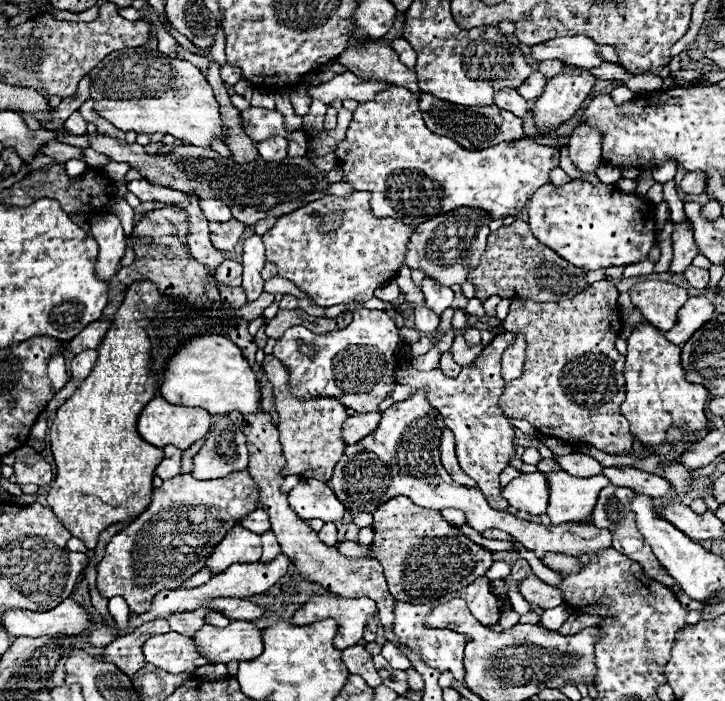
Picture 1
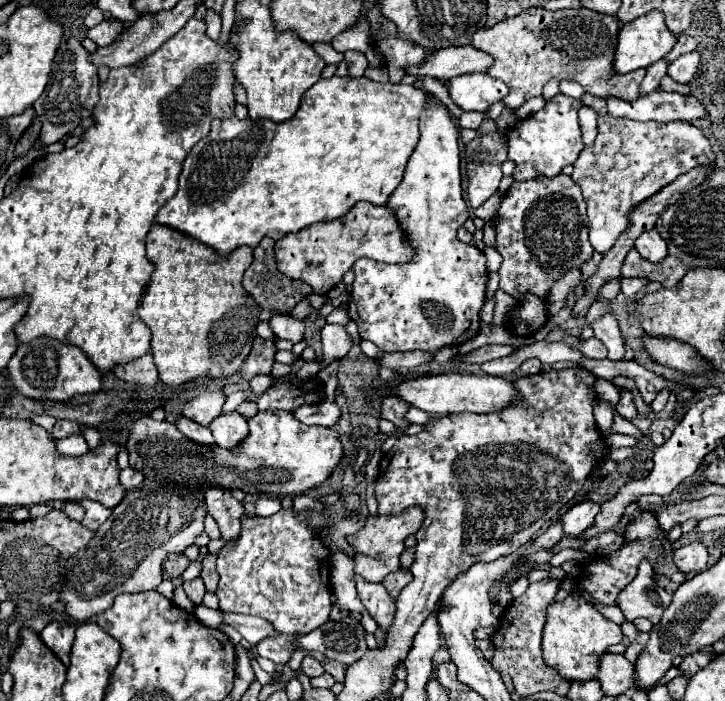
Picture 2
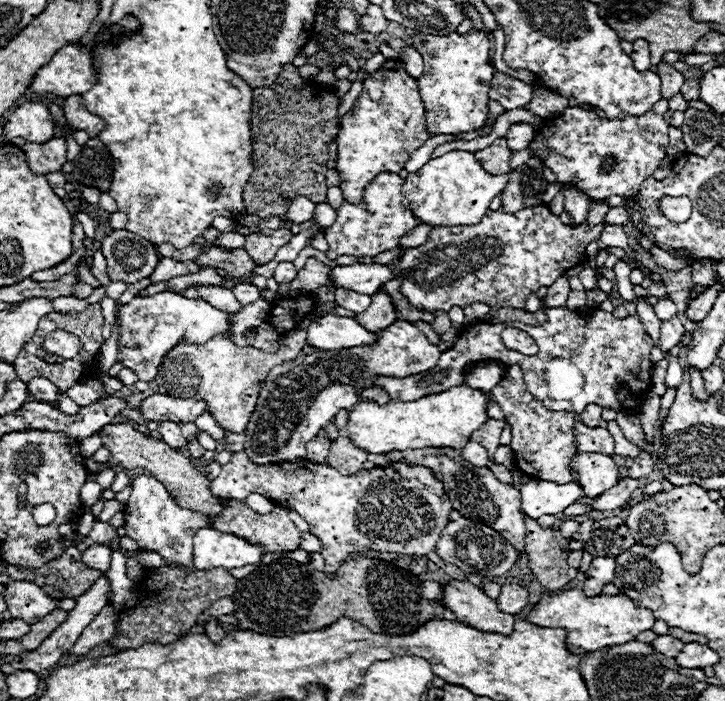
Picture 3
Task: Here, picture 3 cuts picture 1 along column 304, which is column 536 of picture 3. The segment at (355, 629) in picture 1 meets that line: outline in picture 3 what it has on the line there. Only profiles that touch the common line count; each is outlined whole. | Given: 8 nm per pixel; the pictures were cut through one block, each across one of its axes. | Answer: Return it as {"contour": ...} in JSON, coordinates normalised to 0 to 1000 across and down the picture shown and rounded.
{"contour":[[[778,842],[764,850],[759,847],[748,850],[745,859],[726,876],[726,884],[750,896],[778,896],[781,924],[789,927],[789,933],[817,930],[836,922],[869,916],[877,910],[877,904],[897,899],[899,890],[905,887],[897,870],[874,864],[874,859],[861,847],[808,853],[803,842]]]}

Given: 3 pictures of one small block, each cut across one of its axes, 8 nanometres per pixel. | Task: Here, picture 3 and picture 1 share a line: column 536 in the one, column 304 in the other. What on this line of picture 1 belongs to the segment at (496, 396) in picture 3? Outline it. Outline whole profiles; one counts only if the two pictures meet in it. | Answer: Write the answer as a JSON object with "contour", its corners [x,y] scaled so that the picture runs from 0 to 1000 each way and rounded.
{"contour":[[[367,505],[367,511],[361,514],[361,525],[367,528],[375,545],[375,556],[381,565],[386,633],[389,633],[389,648],[394,653],[389,676],[392,679],[406,676],[411,682],[433,682],[441,688],[452,688],[477,636],[472,628],[472,602],[474,596],[480,596],[483,588],[463,568],[436,568],[436,571],[403,568],[403,562],[397,559],[397,528],[381,511],[375,511],[375,505]]]}

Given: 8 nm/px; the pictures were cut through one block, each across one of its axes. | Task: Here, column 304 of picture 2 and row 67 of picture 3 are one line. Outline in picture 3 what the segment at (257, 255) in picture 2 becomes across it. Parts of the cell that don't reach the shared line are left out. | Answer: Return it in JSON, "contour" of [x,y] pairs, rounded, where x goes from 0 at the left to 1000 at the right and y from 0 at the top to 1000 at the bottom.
{"contour":[[[406,91],[392,94],[386,111],[370,126],[348,131],[348,234],[350,243],[337,265],[337,297],[359,311],[392,308],[403,282],[422,280],[433,291],[450,288],[452,205],[469,188],[469,143],[458,128],[439,126],[414,111]]]}

